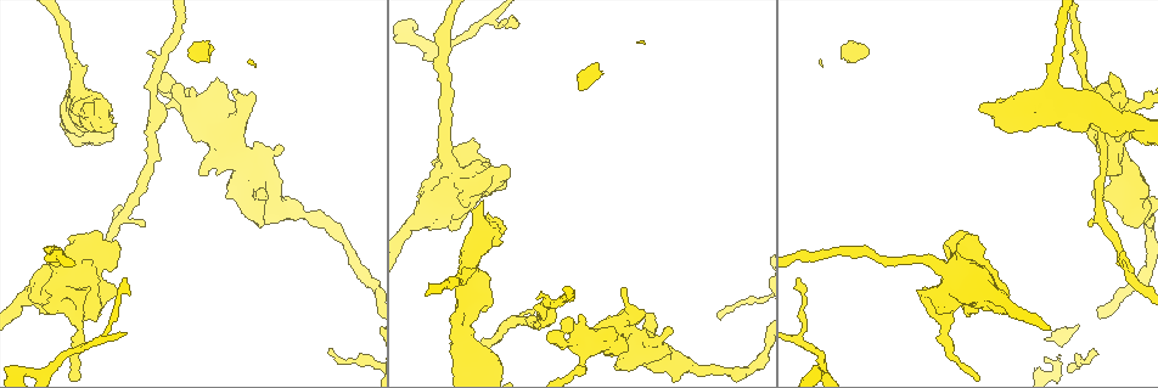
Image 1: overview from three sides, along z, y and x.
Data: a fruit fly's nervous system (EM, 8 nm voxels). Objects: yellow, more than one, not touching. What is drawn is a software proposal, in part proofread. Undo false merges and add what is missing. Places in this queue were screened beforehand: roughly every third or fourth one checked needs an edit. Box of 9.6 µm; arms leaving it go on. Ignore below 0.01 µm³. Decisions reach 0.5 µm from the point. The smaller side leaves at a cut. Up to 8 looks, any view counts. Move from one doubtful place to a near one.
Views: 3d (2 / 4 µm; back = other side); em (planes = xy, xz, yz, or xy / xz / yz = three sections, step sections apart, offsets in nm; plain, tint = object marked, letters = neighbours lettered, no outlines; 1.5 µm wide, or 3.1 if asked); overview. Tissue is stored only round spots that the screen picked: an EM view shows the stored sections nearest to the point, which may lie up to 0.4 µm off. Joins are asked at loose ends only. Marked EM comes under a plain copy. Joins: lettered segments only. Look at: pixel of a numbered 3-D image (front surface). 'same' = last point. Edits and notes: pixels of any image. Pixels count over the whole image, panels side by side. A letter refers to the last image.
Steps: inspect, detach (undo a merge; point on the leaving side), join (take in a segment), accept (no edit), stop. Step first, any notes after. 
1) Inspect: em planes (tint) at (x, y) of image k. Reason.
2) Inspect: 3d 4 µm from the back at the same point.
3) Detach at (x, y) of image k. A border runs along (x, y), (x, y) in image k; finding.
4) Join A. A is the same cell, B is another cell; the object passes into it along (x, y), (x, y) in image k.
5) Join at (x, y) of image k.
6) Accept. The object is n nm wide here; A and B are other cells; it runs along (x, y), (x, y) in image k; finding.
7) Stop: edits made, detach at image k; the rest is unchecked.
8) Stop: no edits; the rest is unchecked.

Inspect: 3d 4 µm at (532, 313) of image 1. An open end.

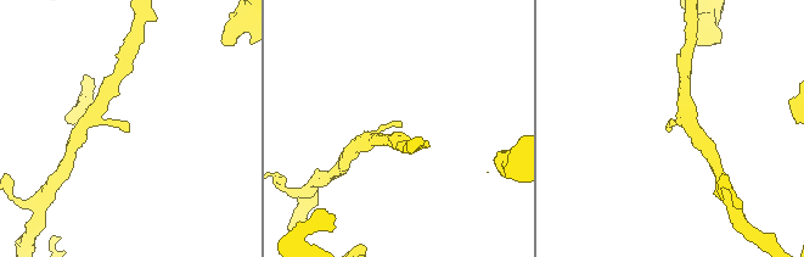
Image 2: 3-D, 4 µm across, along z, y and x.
Inspect: em planes (tint) at (669, 126) of image 2.

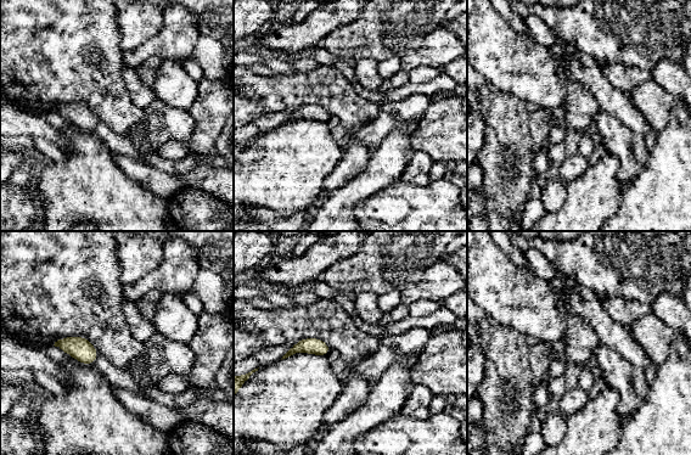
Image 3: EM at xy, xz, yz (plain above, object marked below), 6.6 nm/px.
Inspect: em planes (letters) at the same point.

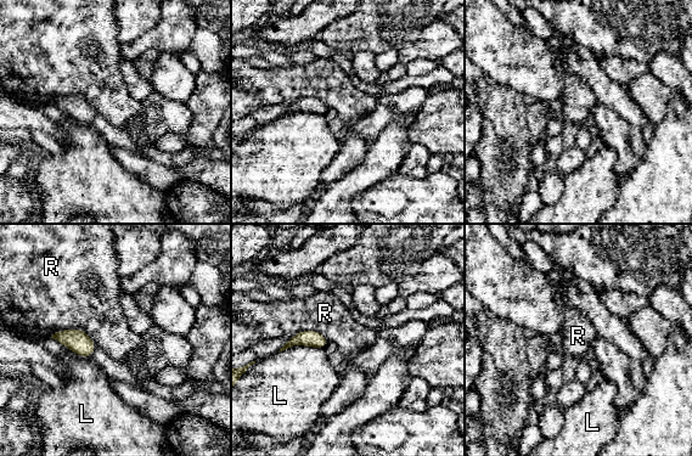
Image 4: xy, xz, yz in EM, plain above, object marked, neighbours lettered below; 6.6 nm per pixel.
Accept. The object is 110 nm wide here; L and R are other cells; a border runs along (324, 347), (291, 345), (279, 353) in image 4; none of them fits.

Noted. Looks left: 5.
Inspect: 3d 2 µm at (1122, 265) of image 1. Tapers out.

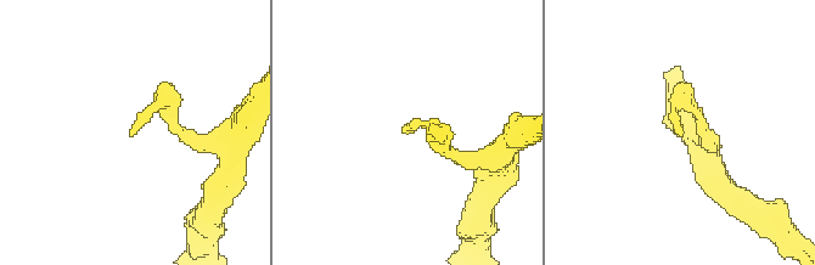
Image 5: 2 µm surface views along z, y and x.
Inspect: em planes (letters) at (132, 134) of image 5. Now the EM.

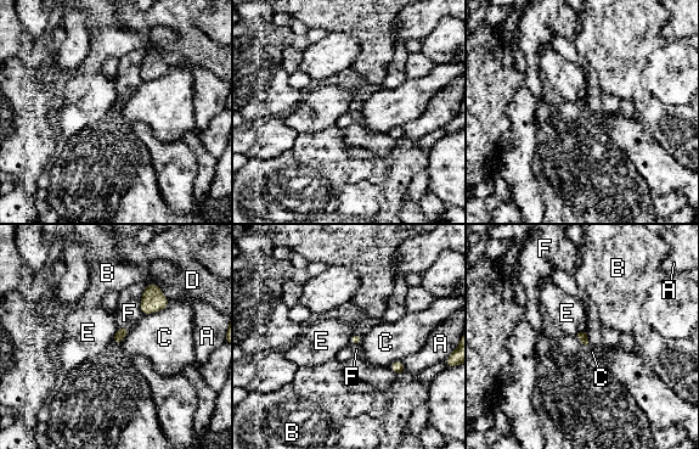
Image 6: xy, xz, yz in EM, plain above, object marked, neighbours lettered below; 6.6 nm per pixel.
Accept. A, B, C, D, E and F are other cells; no lettered segment goes on from it.

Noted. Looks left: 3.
Inspect: em yz step 8 (tint) at (1050, 90) of image 1. Thin arm on a thick one.

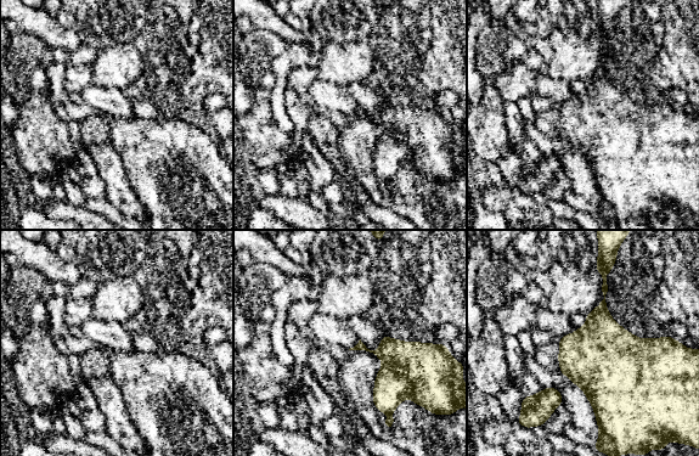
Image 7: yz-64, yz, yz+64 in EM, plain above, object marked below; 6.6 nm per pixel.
Inspect: em planes (tint) at the same point.

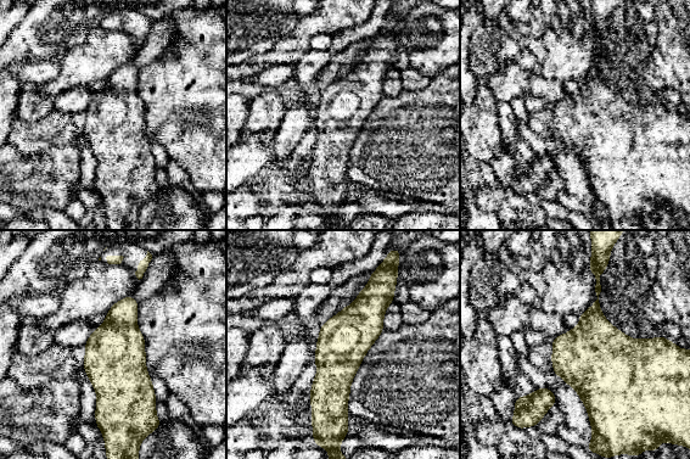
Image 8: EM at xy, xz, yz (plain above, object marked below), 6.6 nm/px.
Inspect: em planes (letters) at the same point. See the neighbours.

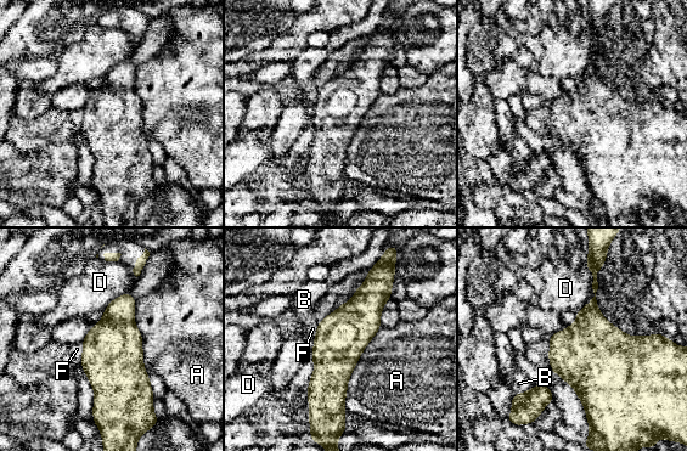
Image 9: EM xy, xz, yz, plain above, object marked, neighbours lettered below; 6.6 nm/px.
Accept. A, B, D and F are other cells; a border runs along (381, 327), (350, 375), (345, 411) in image 9; continuous, no second neuron.

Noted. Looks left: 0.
Stop: no edits; the rest is unchecked.

